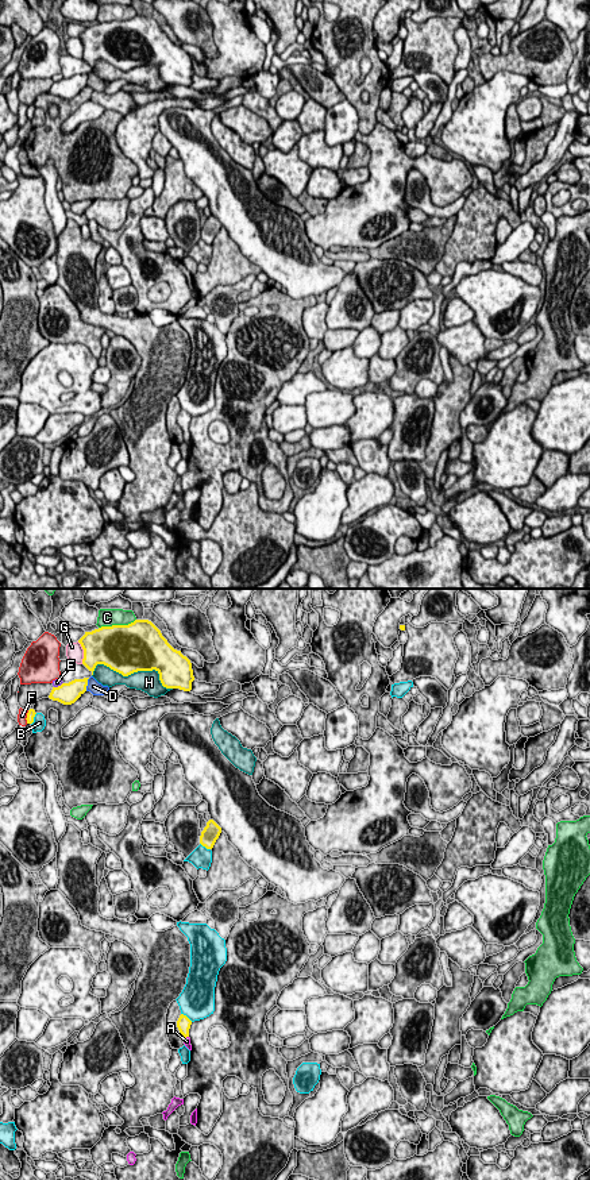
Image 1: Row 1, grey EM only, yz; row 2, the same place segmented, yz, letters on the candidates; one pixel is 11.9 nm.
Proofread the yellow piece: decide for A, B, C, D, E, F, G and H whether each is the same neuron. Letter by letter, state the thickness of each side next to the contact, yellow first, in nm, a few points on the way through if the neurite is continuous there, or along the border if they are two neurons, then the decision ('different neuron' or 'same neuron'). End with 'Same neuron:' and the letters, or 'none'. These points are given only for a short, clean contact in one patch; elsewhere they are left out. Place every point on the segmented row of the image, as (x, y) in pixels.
A: 160 nm thick on the yellow side, 90 nm on the other; runs through yz (184, 1024), (185, 1037), (186, 1041); same neuron
B: 160 nm thick on the yellow side, 420 nm on the other; different neuron
C: 500 nm thick on the yellow side, 220 nm on the other; different neuron
D: 260 nm thick on the yellow side, 160 nm on the other; different neuron
E: 260 nm thick on the yellow side, 90 nm on the other; different neuron
F: 100 nm thick on the yellow side, 120 nm on the other; different neuron
G: 440 nm thick on the yellow side, 220 nm on the other; different neuron
H: 500 nm thick on the yellow side, 260 nm on the other; different neuron
Same neuron: A

